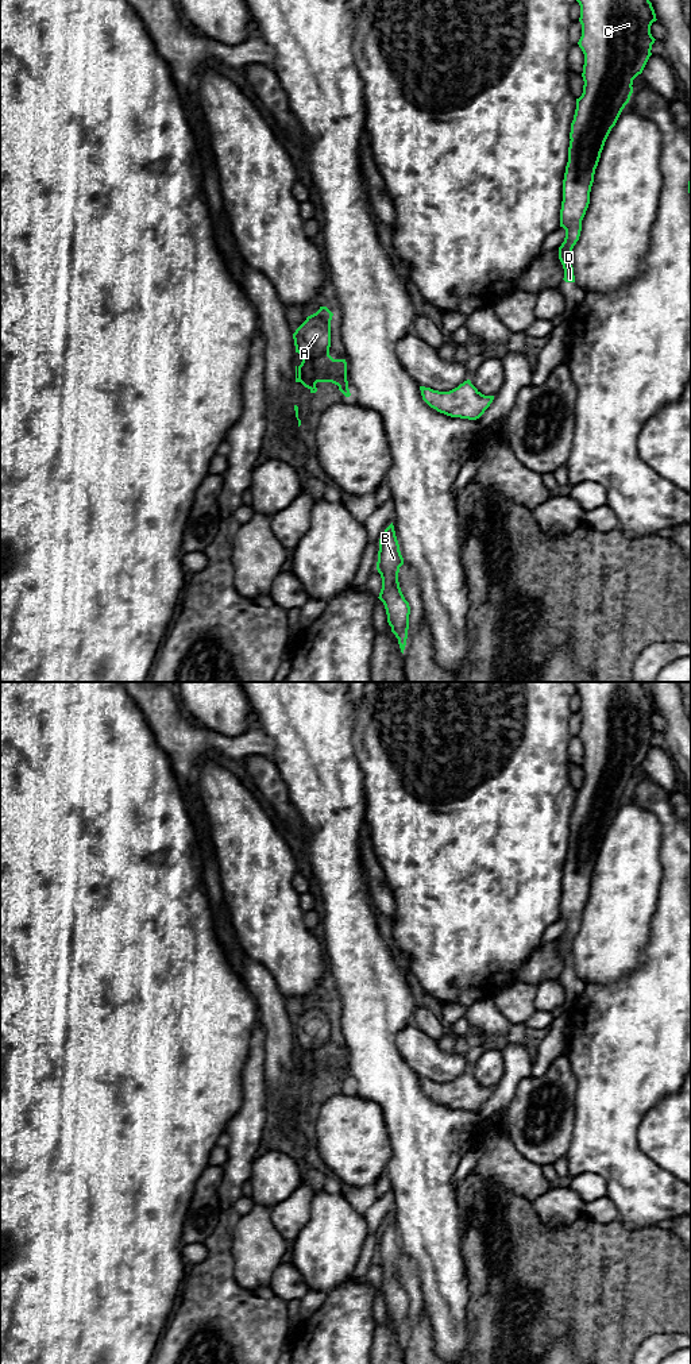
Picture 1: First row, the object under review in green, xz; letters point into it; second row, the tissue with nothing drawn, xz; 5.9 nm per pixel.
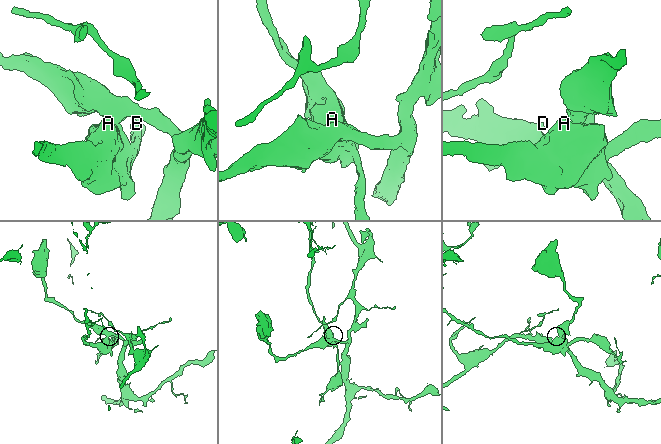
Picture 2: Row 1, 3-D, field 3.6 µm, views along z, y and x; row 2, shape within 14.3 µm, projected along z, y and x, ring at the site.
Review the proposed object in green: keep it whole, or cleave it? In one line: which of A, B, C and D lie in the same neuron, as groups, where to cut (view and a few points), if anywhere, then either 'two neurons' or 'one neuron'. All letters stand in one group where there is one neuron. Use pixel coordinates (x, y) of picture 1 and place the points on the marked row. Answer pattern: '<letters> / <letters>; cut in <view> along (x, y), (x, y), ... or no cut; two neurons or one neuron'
A B / C D; cut in xz along (331, 359), (325, 370), (347, 389); two neurons

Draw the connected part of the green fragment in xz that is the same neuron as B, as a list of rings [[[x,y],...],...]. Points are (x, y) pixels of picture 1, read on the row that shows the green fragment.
[[[391,523],[379,539],[377,570],[382,578],[382,589],[378,598],[385,605],[387,623],[398,639],[401,652],[404,654],[408,639],[410,606],[398,582],[398,573],[402,565],[404,558]]]

